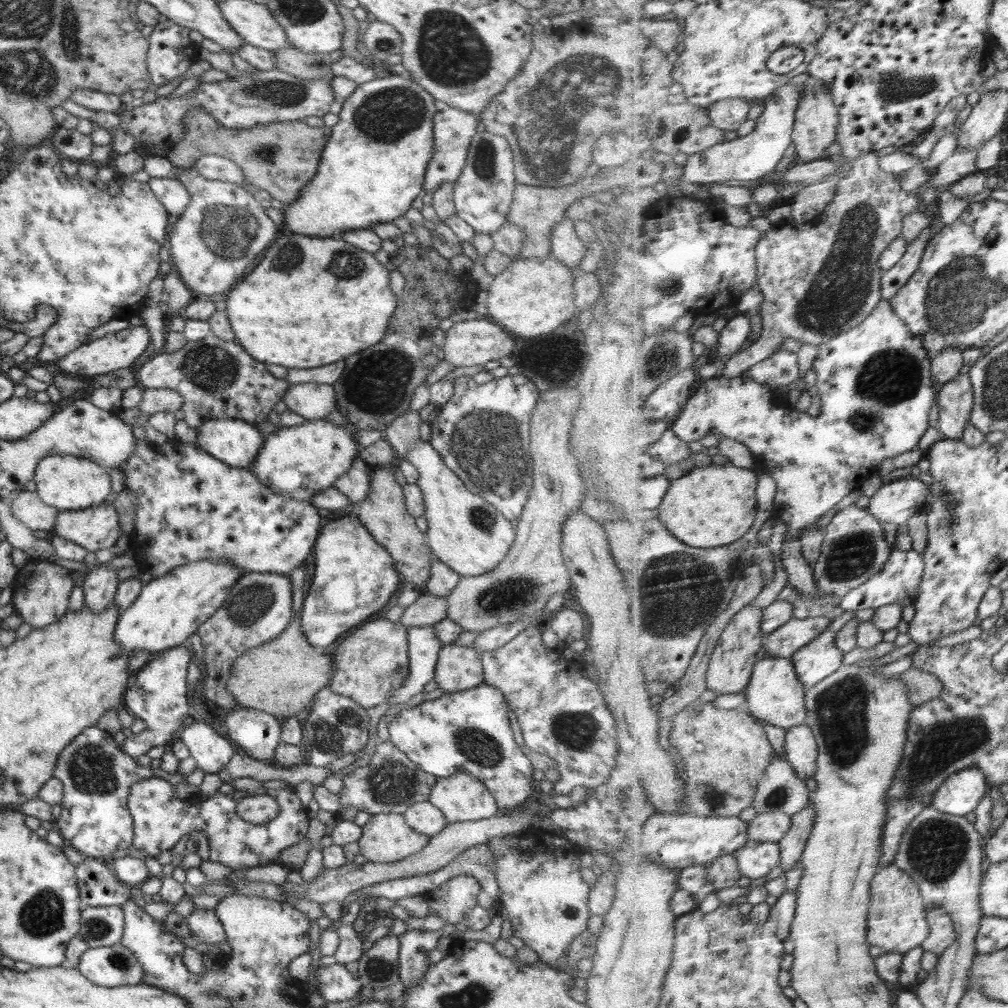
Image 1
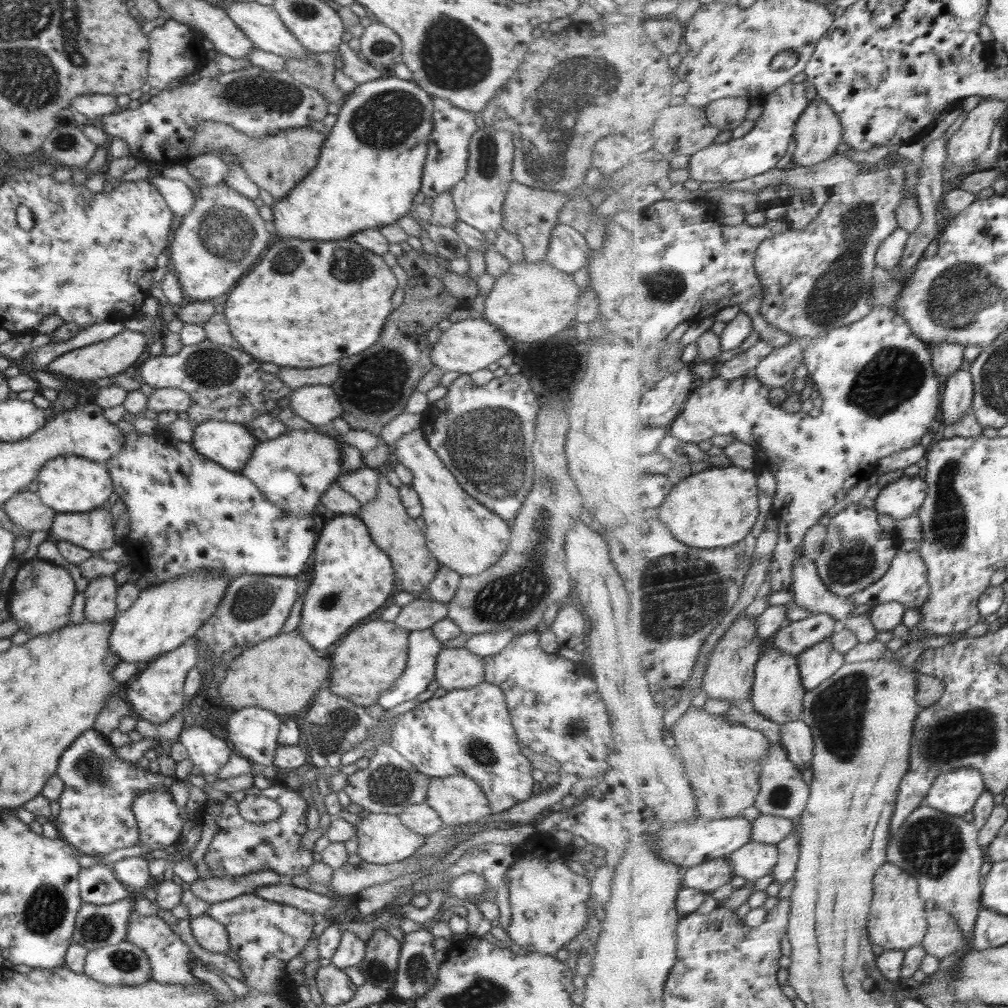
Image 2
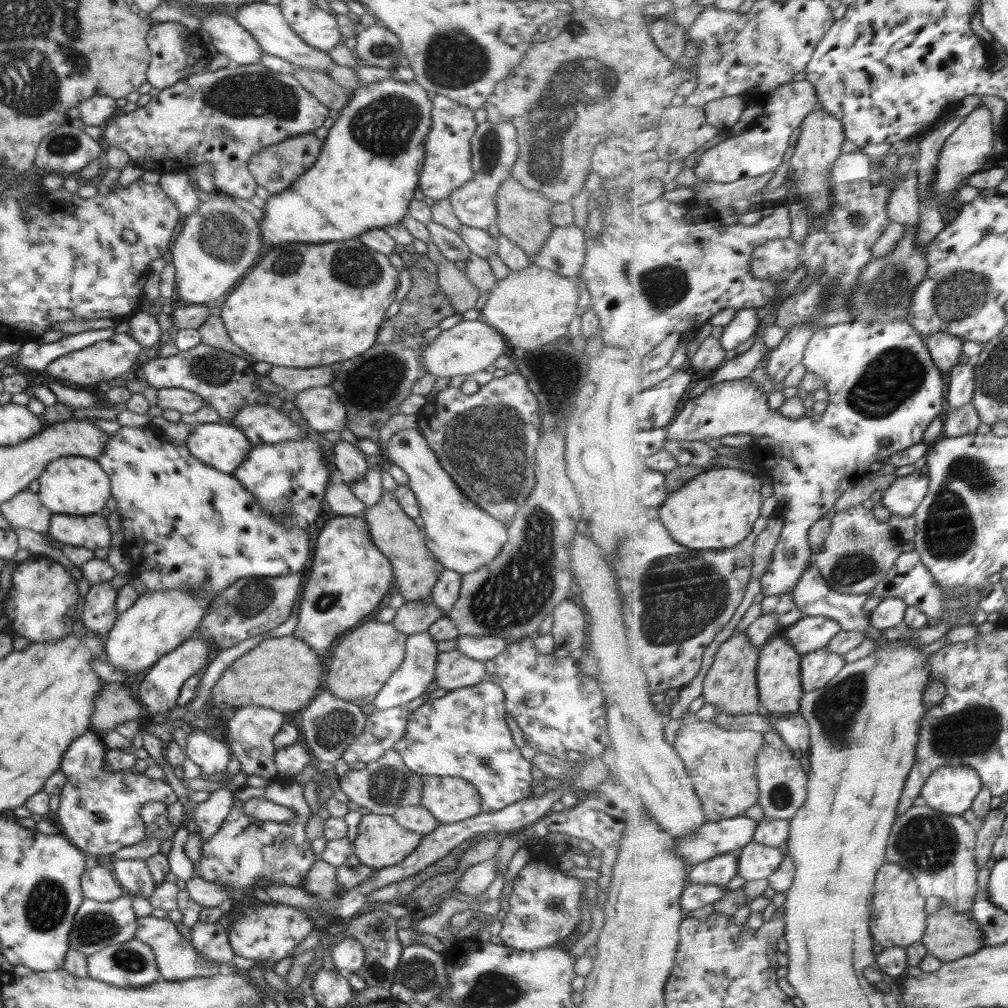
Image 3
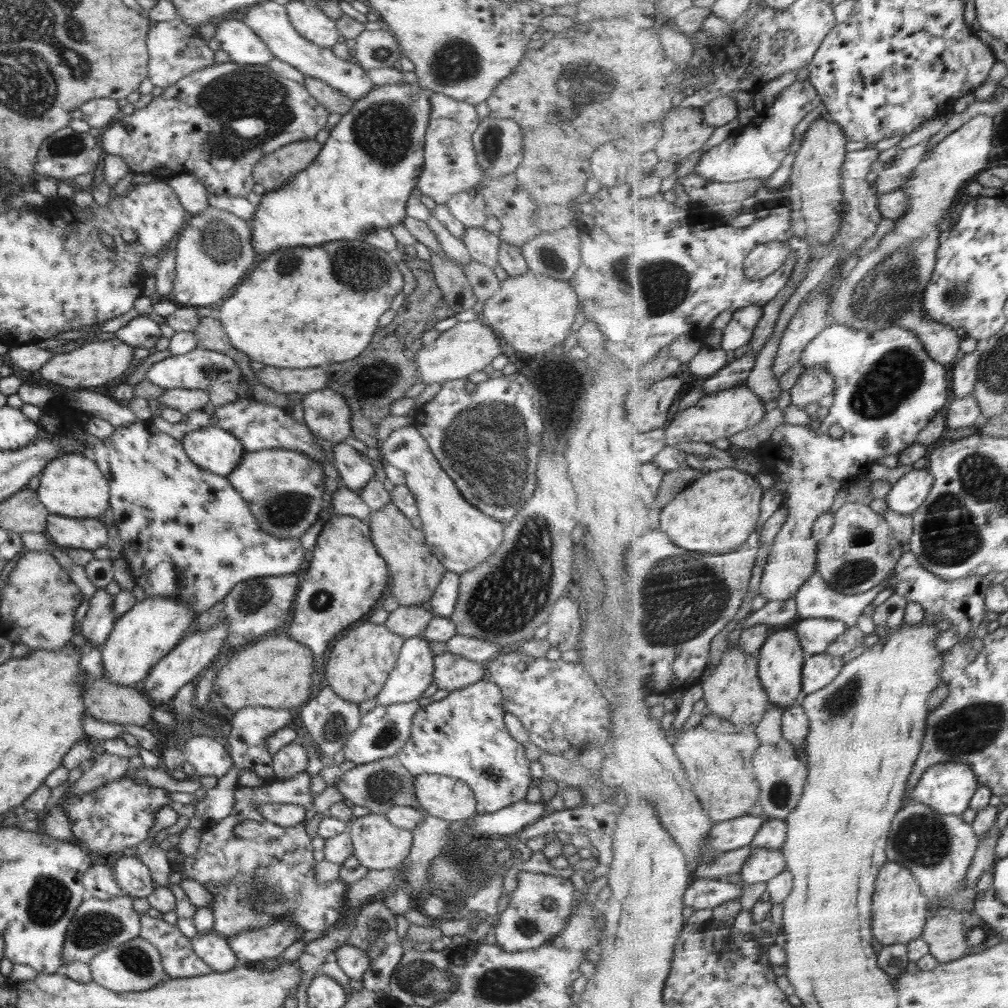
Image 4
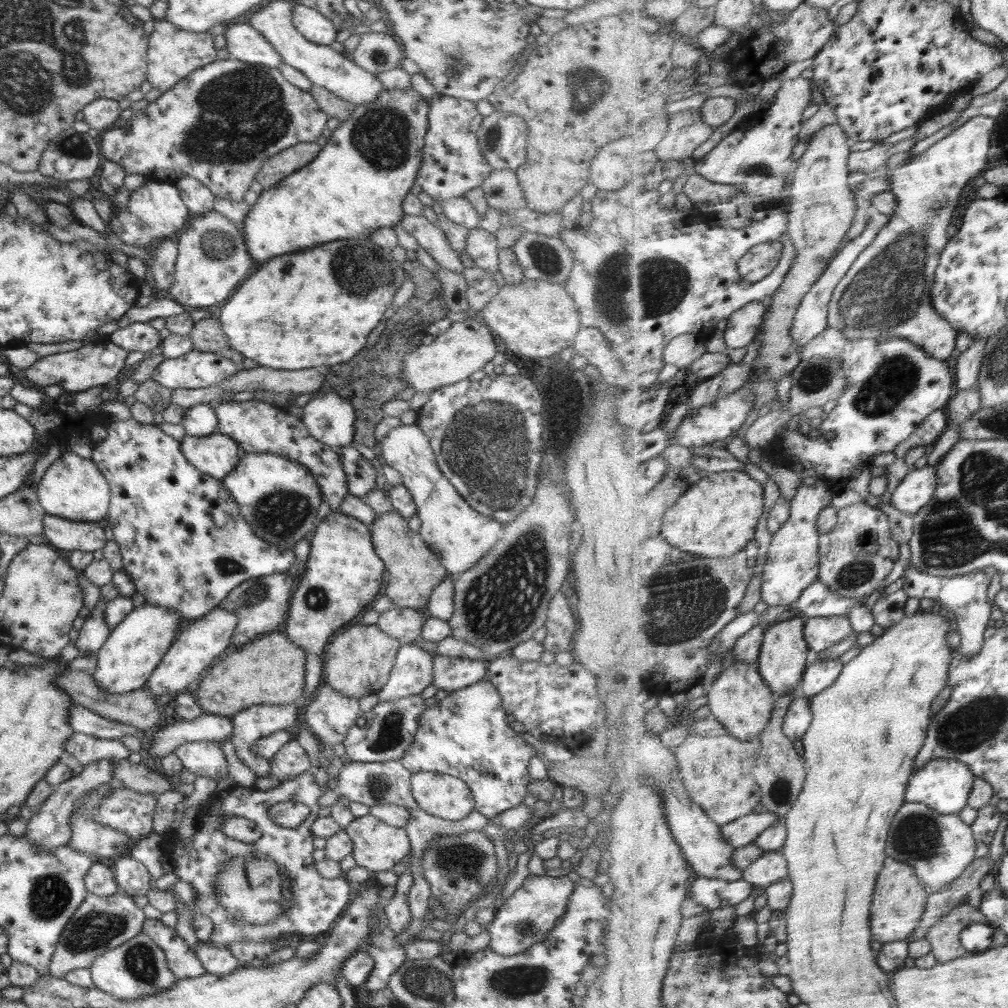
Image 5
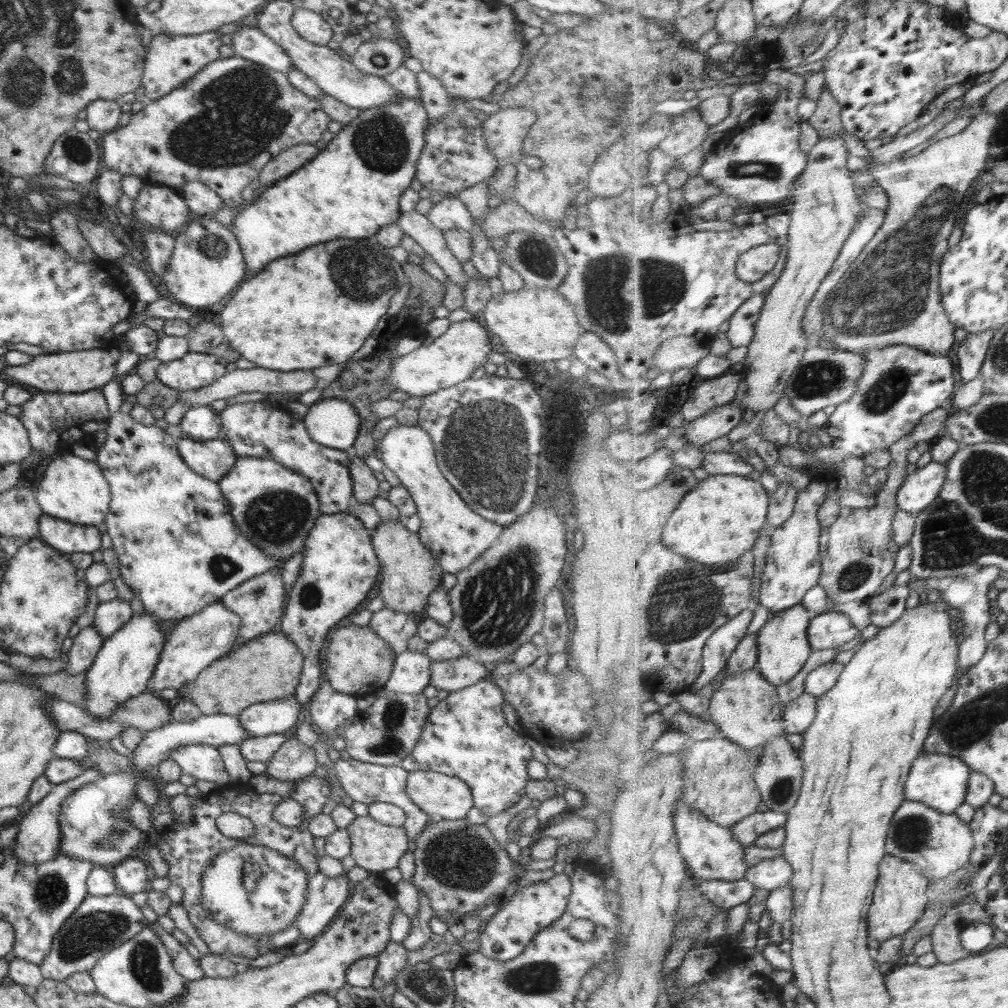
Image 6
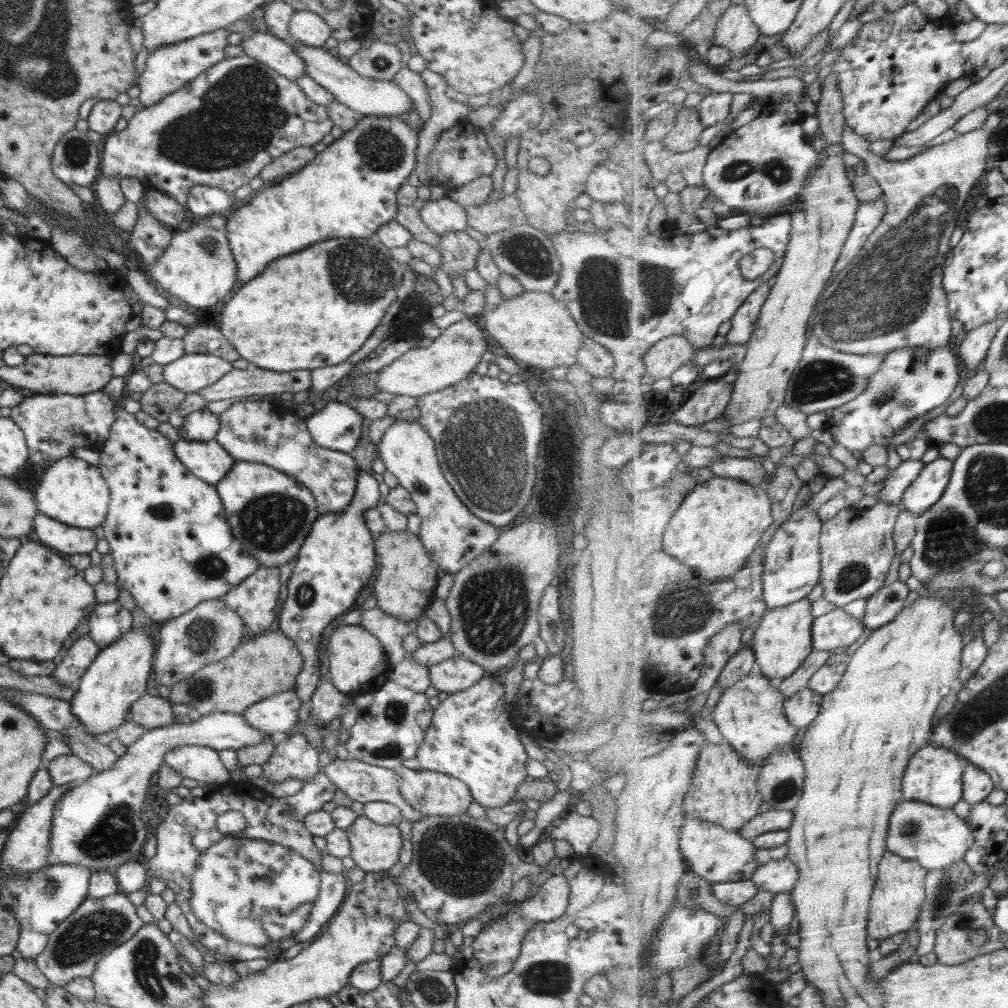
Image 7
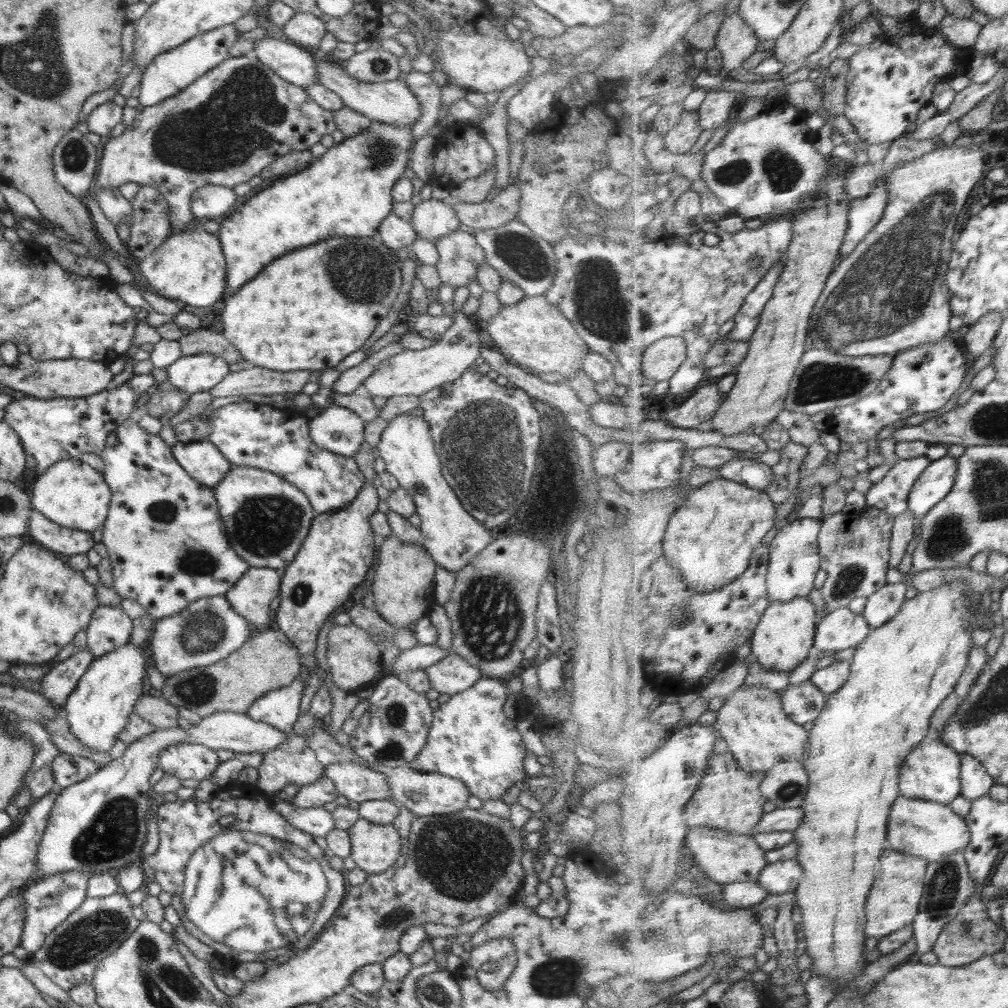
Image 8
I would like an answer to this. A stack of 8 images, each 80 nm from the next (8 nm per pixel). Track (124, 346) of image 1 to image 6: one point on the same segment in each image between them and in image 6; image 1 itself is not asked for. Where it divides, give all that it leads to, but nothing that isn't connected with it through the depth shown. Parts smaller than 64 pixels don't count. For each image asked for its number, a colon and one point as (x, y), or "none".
2: (97, 362)
3: (107, 360)
4: (92, 365)
5: (94, 364)
6: (78, 371)

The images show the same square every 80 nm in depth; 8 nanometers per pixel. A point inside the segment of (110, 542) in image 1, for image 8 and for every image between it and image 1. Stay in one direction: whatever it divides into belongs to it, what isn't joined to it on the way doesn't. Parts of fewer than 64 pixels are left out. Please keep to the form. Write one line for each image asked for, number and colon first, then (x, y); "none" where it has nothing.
2: (93, 530)
3: (92, 531)
4: (90, 534)
5: (60, 533)
6: (65, 537)
7: (69, 540)
8: (58, 539)

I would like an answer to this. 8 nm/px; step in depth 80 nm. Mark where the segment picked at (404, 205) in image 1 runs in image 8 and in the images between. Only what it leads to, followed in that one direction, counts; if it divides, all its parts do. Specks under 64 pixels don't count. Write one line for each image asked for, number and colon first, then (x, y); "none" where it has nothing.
2: (370, 166)
3: (365, 177)
4: (361, 180)
5: (357, 183)
6: (350, 189)
7: (349, 190)
8: (347, 191)

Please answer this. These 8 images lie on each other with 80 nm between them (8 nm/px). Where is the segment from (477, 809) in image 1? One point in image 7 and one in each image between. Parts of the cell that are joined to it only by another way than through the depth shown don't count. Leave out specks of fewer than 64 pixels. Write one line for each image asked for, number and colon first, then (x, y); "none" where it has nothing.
2: (457, 799)
3: (450, 799)
4: (448, 799)
5: (444, 796)
6: (441, 796)
7: (432, 793)

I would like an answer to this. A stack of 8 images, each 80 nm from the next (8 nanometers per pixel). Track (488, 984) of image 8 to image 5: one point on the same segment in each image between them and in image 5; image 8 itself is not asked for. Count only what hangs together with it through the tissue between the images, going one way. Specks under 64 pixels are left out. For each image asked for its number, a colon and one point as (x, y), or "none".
5: (525, 918)
6: (505, 935)
7: (495, 949)

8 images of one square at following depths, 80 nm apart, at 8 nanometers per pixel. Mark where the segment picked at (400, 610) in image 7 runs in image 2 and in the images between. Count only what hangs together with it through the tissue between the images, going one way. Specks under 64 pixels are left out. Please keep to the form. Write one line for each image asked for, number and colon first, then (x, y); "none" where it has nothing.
2: (390, 526)
3: (415, 568)
4: (416, 572)
5: (414, 570)
6: (410, 573)

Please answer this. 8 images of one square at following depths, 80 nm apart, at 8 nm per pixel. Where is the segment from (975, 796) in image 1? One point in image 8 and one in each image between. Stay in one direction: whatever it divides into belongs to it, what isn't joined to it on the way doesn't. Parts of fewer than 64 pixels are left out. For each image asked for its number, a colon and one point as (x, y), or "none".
2: (958, 792)
3: (952, 789)
4: (949, 787)
5: (946, 785)
6: (942, 781)
7: (937, 775)
8: (934, 771)

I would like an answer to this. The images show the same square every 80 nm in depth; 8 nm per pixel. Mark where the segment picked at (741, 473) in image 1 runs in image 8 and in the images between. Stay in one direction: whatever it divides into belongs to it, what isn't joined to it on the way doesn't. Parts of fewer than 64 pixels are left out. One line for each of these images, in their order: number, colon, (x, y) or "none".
2: (717, 508)
3: (718, 509)
4: (718, 513)
5: (718, 517)
6: (718, 522)
7: (719, 527)
8: (713, 537)

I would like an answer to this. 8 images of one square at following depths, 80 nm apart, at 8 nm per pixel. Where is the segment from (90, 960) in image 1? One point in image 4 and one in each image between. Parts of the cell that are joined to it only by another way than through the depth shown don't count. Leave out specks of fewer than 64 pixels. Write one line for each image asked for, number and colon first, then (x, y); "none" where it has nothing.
2: (124, 963)
3: (131, 964)
4: (134, 966)

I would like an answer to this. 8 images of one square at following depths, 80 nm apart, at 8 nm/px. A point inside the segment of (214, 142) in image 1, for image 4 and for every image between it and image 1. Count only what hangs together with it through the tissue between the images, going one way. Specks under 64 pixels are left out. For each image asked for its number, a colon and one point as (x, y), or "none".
2: (277, 164)
3: (275, 168)
4: (273, 170)

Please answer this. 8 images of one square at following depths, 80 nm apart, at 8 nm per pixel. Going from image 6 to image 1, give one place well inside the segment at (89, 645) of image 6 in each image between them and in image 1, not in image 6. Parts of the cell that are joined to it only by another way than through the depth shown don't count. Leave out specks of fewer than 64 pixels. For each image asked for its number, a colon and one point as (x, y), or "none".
1: (100, 585)
2: (100, 594)
3: (100, 613)
4: (98, 624)
5: (93, 634)

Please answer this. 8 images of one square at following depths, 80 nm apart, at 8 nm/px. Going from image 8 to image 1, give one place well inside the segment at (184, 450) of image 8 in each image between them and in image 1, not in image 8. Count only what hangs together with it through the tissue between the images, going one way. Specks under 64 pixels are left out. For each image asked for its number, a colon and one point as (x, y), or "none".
1: (236, 442)
2: (229, 444)
3: (224, 447)
4: (213, 449)
5: (216, 455)
6: (212, 459)
7: (208, 460)

